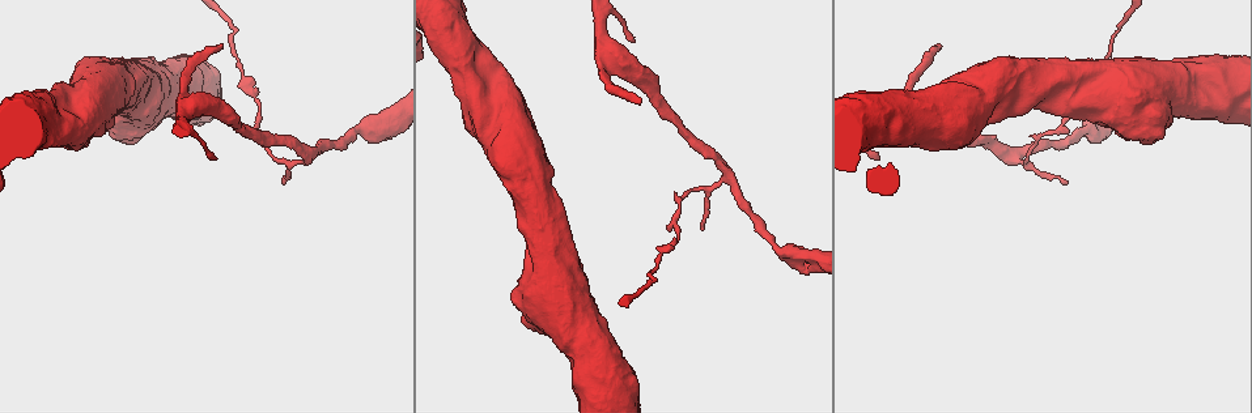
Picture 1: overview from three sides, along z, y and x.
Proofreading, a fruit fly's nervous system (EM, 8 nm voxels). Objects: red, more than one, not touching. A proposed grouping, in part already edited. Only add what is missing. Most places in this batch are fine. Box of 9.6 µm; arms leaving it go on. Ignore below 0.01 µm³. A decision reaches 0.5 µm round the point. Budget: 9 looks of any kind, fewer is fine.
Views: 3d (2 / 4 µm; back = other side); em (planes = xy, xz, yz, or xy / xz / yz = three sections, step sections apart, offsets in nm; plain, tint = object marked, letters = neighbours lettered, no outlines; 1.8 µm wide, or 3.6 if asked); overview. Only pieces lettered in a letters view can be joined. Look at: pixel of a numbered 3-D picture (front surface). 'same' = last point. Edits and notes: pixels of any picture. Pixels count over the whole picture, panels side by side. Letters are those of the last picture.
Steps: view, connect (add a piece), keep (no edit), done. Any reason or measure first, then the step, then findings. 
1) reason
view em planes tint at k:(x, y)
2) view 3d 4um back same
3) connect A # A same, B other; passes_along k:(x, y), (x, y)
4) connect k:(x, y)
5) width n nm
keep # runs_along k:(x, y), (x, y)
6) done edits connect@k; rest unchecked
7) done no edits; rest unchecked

thick turns thin
view em planes letters at 1:(728, 172)

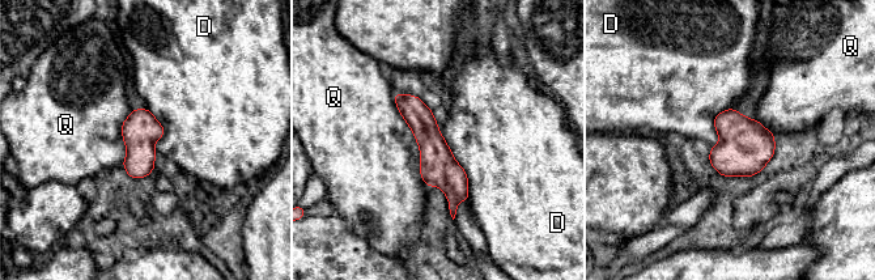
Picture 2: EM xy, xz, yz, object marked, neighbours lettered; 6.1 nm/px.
keep # D other, Q other; border 2:(437, 123), (466, 174), (468, 199); none of them fits

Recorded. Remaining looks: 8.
view em planes letters at 1:(792, 252)

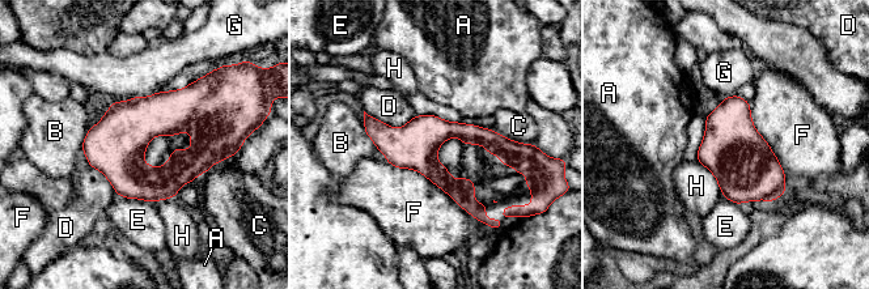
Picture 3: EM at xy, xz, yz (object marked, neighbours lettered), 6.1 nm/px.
keep # A other, B other, C other, D other, E other, F other, G other, H other; border 3:(386, 160), (420, 171), (477, 219); none of them fits

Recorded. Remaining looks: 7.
free end
view em planes letters at 1:(213, 158)

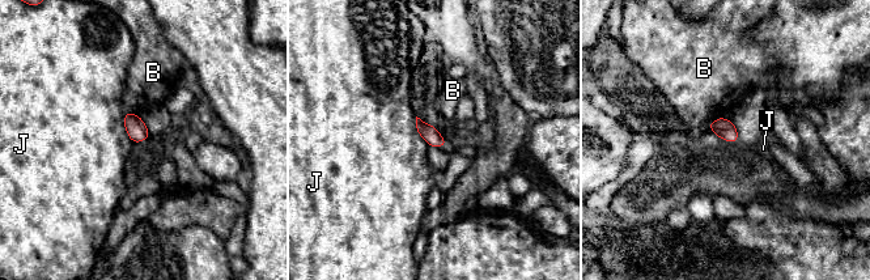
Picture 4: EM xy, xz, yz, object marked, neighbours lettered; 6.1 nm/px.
width 100 nm
keep # B other, J other; border 4:(124, 113), (124, 130), (134, 141); none of them fits

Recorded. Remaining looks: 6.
branch stops here
view em planes letters at 1:(222, 44)

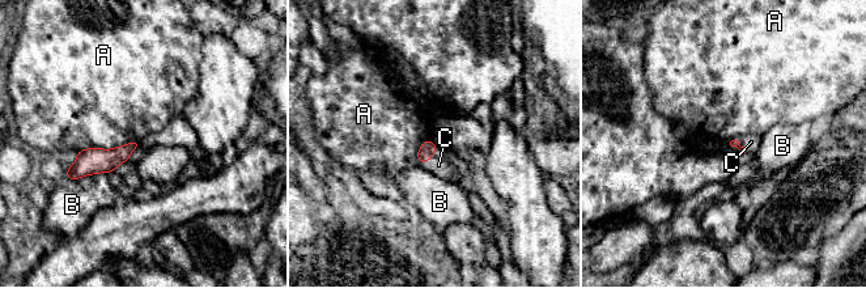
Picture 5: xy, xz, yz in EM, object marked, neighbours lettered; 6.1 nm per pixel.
connect C # A other, B other, C same; passes_along 5:(427, 148), (429, 159), (438, 165); it goes on there

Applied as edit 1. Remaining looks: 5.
done edits connect@5; rest unchecked

